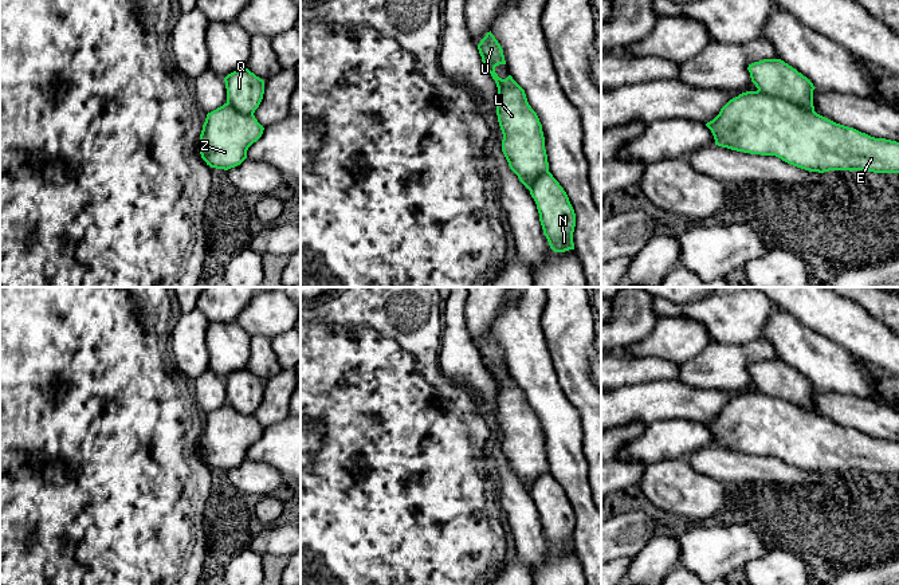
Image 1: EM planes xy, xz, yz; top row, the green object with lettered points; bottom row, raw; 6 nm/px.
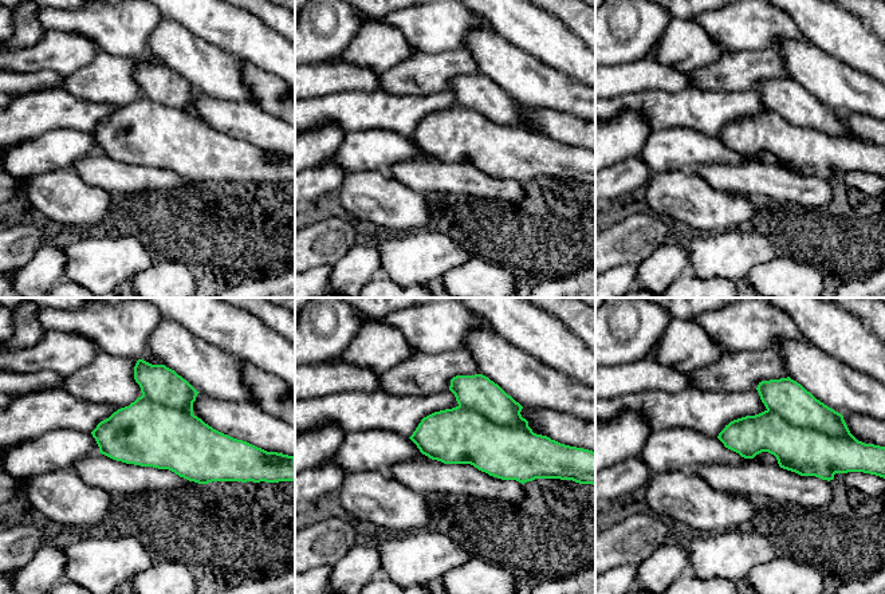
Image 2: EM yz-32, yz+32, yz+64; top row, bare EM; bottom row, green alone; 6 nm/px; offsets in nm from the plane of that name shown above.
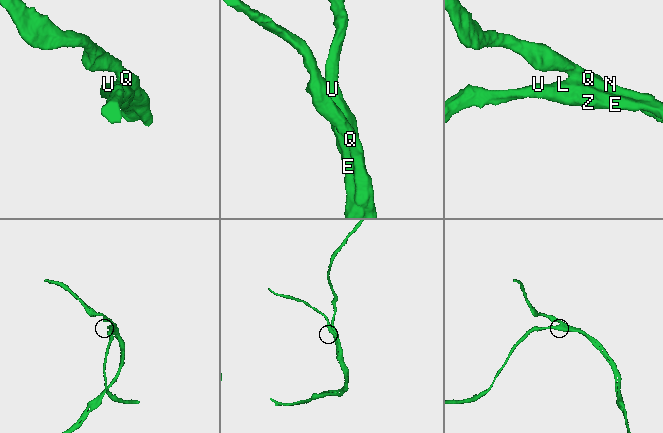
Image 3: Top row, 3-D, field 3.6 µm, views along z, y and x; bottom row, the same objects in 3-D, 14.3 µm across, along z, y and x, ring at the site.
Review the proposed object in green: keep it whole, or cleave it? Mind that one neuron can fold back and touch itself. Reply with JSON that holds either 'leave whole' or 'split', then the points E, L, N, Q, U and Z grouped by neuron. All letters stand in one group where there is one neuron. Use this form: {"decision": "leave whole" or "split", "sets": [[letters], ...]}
{"decision": "split", "sets": [["E", "L", "U", "Z"], ["N", "Q"]]}

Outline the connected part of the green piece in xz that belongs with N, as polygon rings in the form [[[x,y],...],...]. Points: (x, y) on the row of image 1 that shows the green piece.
[[[545,170],[535,177],[529,191],[550,248],[554,252],[574,250],[576,213],[560,182]]]

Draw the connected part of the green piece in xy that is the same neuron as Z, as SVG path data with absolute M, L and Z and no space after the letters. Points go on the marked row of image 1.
M224 103L207 114L200 134L200 154L211 168L228 170L247 158L248 148L264 127L254 114L243 114Z

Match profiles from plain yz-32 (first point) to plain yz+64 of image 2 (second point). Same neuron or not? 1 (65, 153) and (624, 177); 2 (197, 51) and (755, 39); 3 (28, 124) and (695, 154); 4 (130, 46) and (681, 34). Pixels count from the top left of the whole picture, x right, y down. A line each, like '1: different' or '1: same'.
1: different
2: different
3: different
4: different

